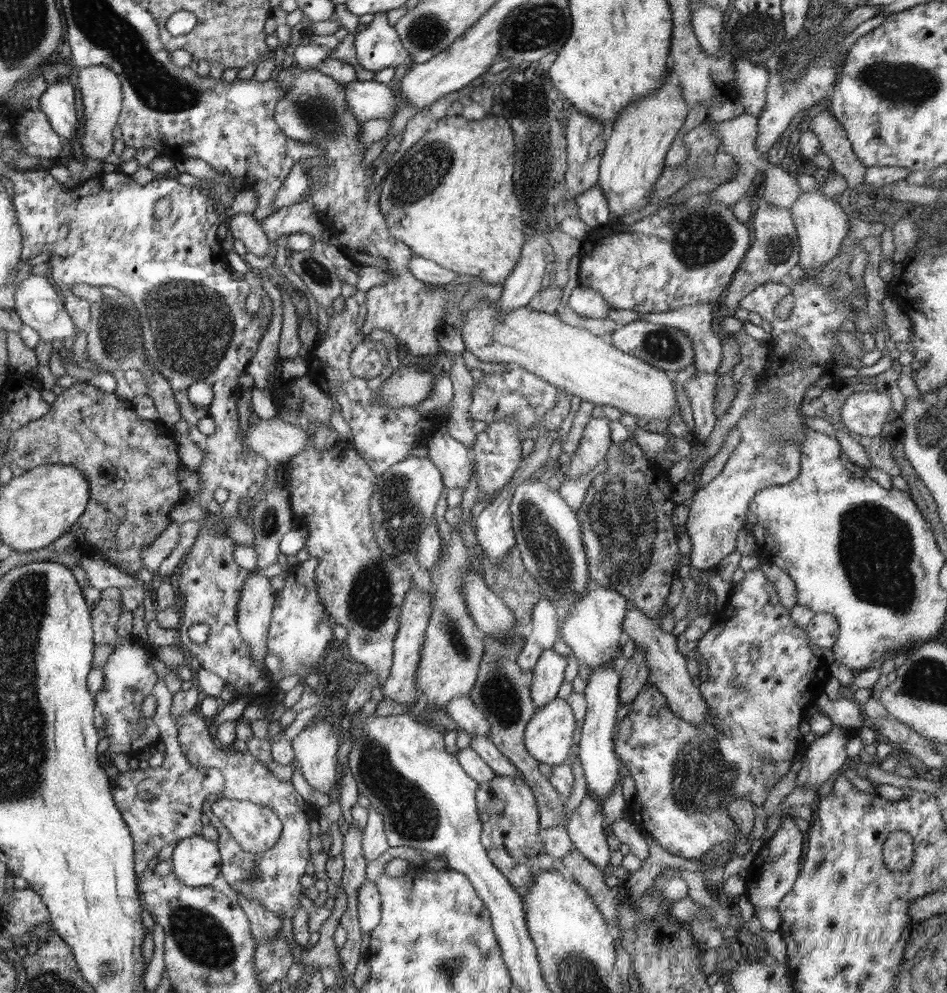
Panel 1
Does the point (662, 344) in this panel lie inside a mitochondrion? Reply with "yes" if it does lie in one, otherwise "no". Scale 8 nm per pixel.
yes

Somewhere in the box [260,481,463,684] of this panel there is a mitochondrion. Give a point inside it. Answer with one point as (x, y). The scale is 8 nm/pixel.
(369, 602)

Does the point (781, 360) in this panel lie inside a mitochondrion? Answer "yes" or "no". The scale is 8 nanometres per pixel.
no

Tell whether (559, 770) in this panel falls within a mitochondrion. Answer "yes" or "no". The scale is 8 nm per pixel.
no

